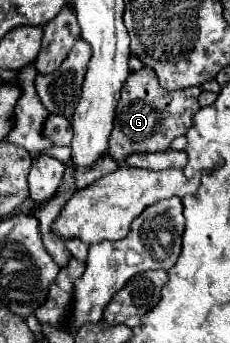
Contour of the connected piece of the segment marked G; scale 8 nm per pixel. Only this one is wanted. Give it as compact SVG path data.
M145 66L139 72L131 72L121 88L121 100L115 112L115 128L109 136L107 154L119 164L131 154L143 152L161 152L167 150L171 140L183 136L193 124L193 116L199 110L197 96L201 88L183 88L183 90L165 90L161 88L153 68Z

